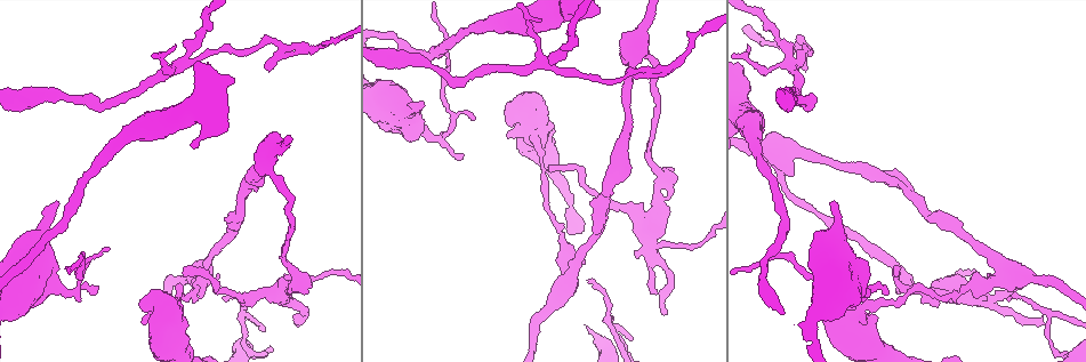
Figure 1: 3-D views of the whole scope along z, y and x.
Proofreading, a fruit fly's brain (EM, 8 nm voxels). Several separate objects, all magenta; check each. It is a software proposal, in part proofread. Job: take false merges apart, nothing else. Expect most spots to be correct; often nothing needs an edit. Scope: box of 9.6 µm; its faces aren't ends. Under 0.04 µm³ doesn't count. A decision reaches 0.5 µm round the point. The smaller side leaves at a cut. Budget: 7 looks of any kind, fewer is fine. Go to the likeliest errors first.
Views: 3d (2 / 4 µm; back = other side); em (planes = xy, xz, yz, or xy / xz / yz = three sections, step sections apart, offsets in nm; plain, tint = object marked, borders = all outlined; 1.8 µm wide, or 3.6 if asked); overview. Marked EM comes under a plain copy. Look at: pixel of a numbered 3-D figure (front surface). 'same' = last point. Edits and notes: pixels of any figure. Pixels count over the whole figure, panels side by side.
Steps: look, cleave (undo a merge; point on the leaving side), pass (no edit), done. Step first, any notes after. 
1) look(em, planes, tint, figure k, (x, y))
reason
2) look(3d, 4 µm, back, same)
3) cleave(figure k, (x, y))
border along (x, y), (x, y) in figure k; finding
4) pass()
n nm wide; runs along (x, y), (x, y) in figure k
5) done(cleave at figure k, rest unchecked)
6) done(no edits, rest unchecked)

look(3d, 2 µm, figure 1, (539, 63))
branch point

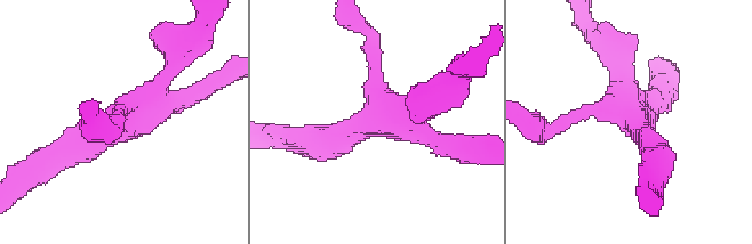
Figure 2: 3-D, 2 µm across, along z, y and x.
look(em, planes, tint, figure 2, (377, 126))

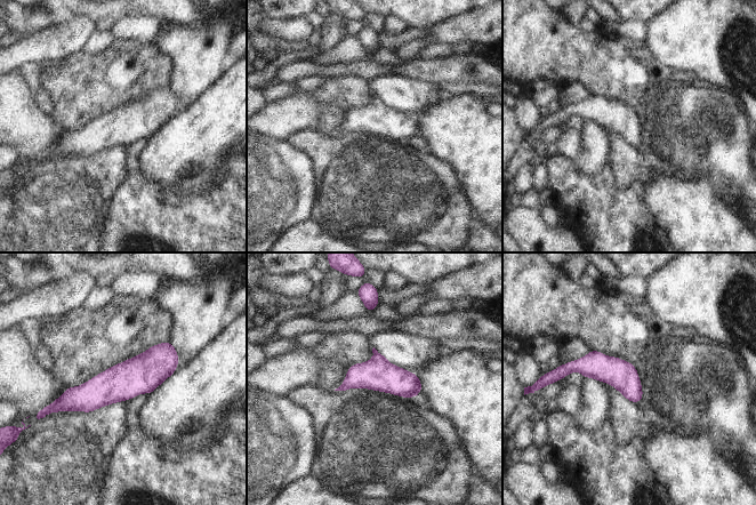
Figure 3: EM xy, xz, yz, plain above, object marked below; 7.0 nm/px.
pass()
runs along (175, 354), (87, 398), (55, 405) in figure 3; continuous, no second neuron

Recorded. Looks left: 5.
look(3d, 2 µm, figure 1, (1048, 317))
abrupt turn

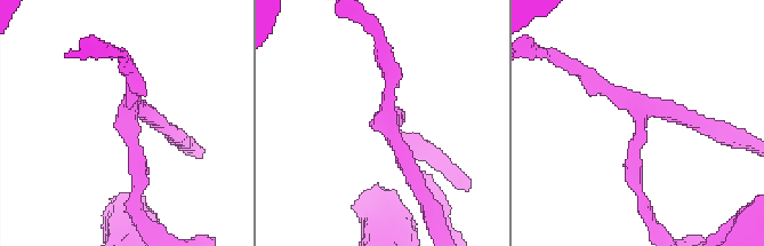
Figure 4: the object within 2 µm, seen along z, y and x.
look(em, yz, step 8, tint, figure 4, (388, 125))
shape alone is not enough

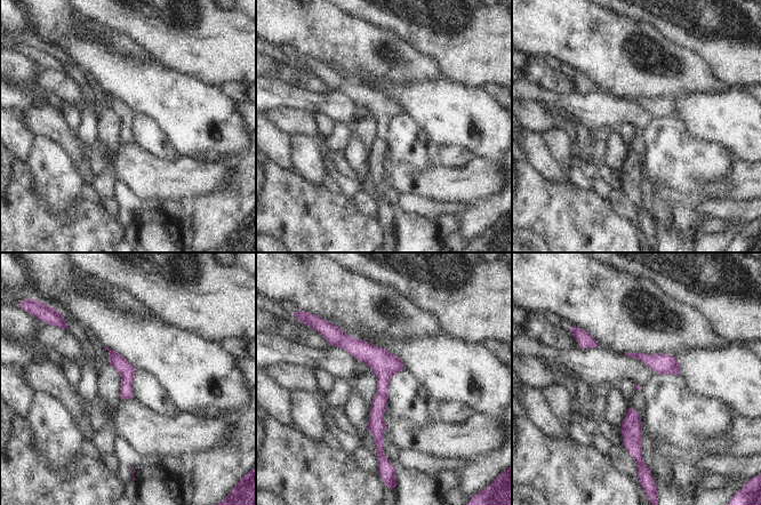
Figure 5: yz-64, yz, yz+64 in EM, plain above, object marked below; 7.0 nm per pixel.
look(em, planes, tint, same)

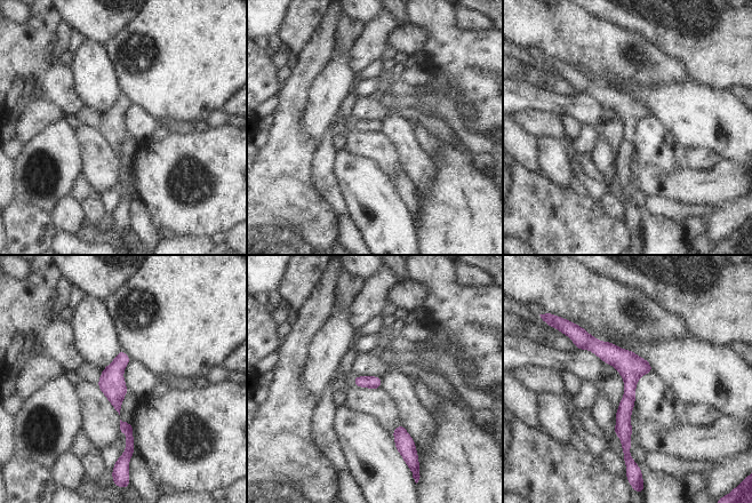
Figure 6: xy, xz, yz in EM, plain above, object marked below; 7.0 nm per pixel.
pass()
runs along (584, 334), (629, 373), (626, 452) in figure 6; continuous, no second neuron

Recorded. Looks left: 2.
look(em, planes, tint, figure 1, (281, 290))
sharp bend

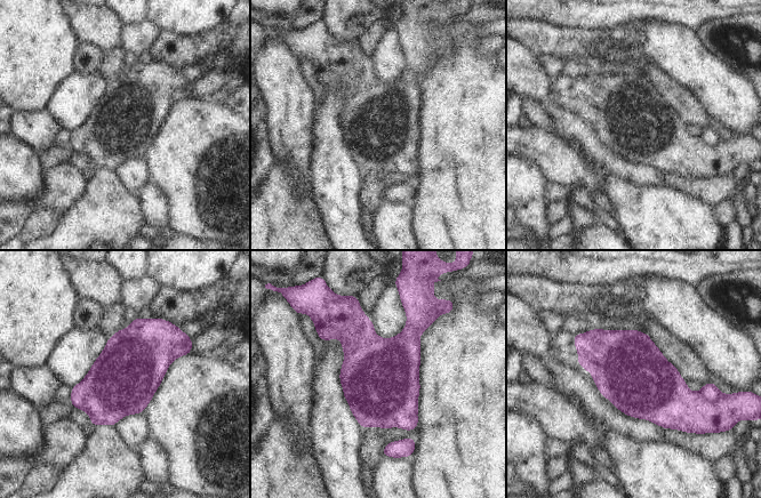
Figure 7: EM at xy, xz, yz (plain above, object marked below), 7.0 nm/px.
pass()
480 nm wide; all the same neuron

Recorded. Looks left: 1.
done(no edits, rest unchecked)

